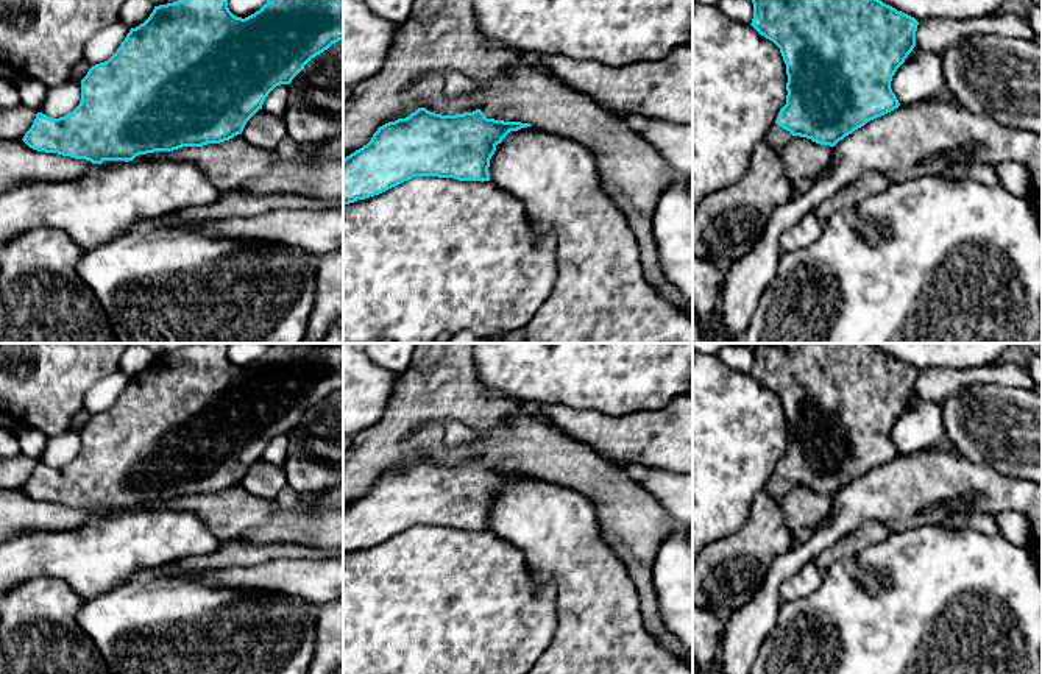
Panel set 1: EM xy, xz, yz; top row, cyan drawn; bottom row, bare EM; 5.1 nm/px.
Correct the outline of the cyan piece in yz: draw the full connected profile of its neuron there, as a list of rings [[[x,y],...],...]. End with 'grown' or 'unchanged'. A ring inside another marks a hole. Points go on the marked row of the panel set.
[[[752,0],[753,3],[753,19],[752,27],[766,39],[772,41],[783,56],[786,64],[786,105],[780,109],[775,123],[783,129],[789,131],[792,136],[800,136],[811,139],[820,145],[835,147],[839,140],[845,136],[852,134],[855,129],[864,126],[867,122],[881,117],[900,106],[895,94],[891,89],[892,76],[895,75],[897,69],[905,62],[908,55],[916,47],[916,31],[919,22],[902,12],[895,8],[883,3],[881,0]]] | unchanged

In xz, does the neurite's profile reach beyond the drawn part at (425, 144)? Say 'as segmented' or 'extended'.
as segmented

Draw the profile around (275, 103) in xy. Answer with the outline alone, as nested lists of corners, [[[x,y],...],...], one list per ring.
[[[289,84],[276,86],[265,98],[262,111],[275,117],[284,117],[289,101],[289,92],[290,92]]]

